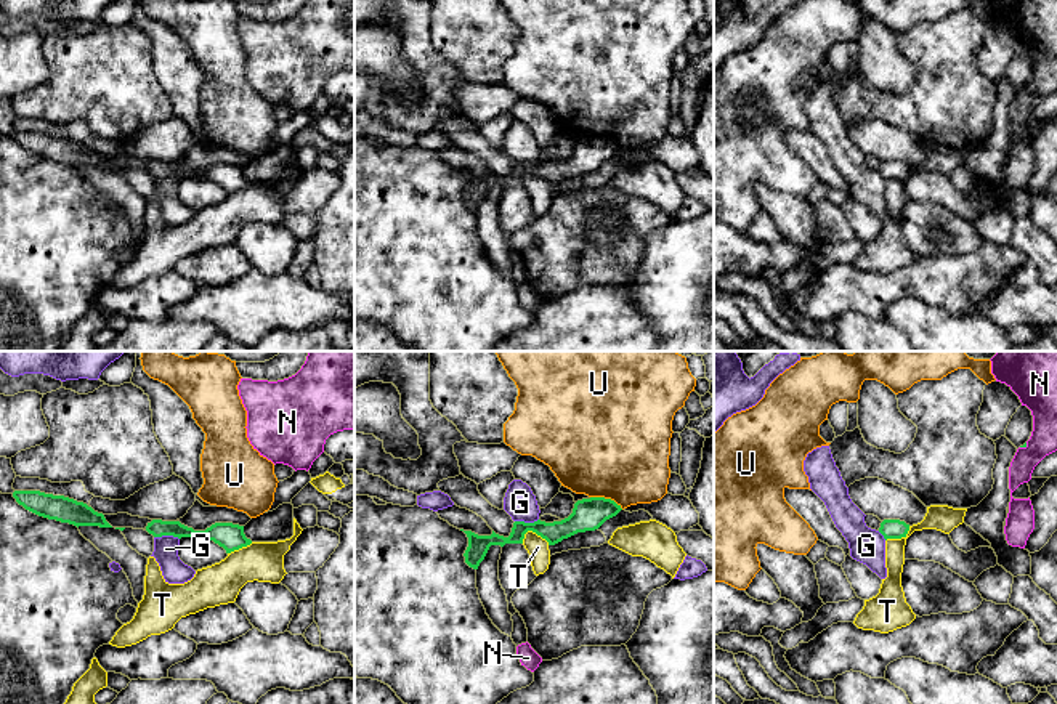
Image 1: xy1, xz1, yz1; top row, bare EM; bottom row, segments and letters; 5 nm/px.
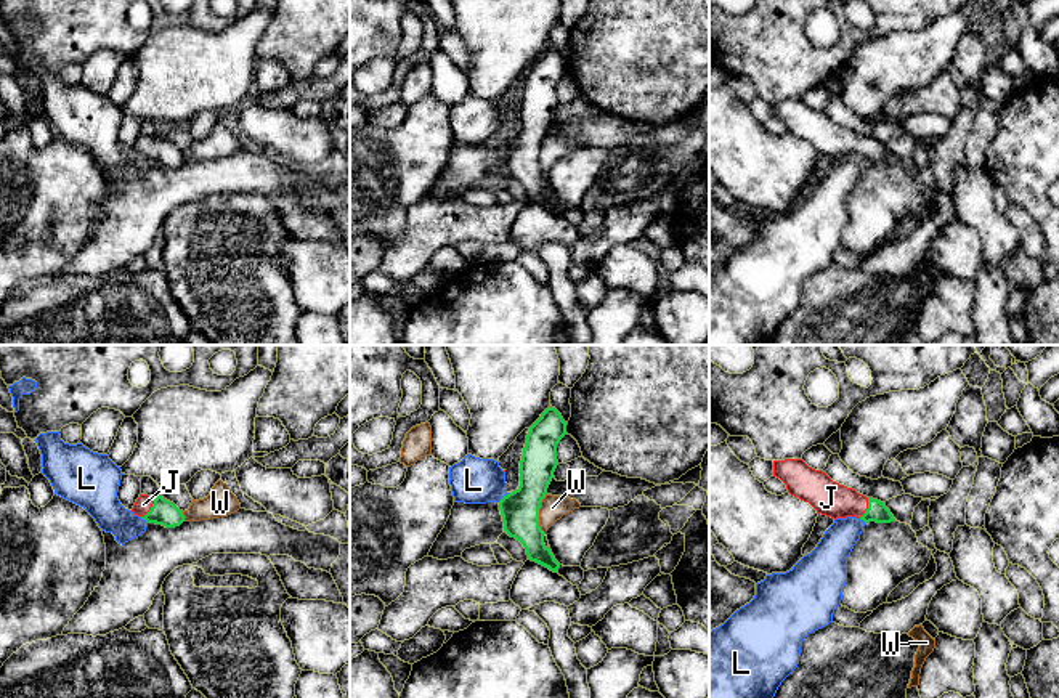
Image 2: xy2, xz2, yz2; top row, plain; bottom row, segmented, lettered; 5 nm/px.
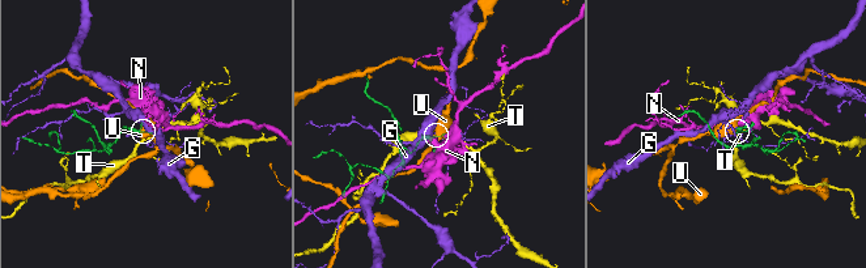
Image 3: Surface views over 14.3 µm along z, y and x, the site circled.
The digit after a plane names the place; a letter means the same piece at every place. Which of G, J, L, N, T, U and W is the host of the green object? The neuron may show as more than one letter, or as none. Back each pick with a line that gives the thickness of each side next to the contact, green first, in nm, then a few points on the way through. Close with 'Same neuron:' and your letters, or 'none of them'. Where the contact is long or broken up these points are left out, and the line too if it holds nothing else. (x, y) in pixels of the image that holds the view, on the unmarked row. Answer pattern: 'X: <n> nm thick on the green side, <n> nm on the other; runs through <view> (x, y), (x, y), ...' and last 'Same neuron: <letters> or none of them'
J: 130 nm thick on the green side, 90 nm on the other; runs through xy2 (162, 153), (151, 148), (143, 145)
Same neuron: J

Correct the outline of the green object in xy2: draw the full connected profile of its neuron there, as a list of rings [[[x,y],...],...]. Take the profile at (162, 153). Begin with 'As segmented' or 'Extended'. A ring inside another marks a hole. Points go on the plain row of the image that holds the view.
Extended. [[[140,135],[132,152],[148,164],[162,165],[165,168],[175,168],[185,162],[183,151],[160,135]]]

